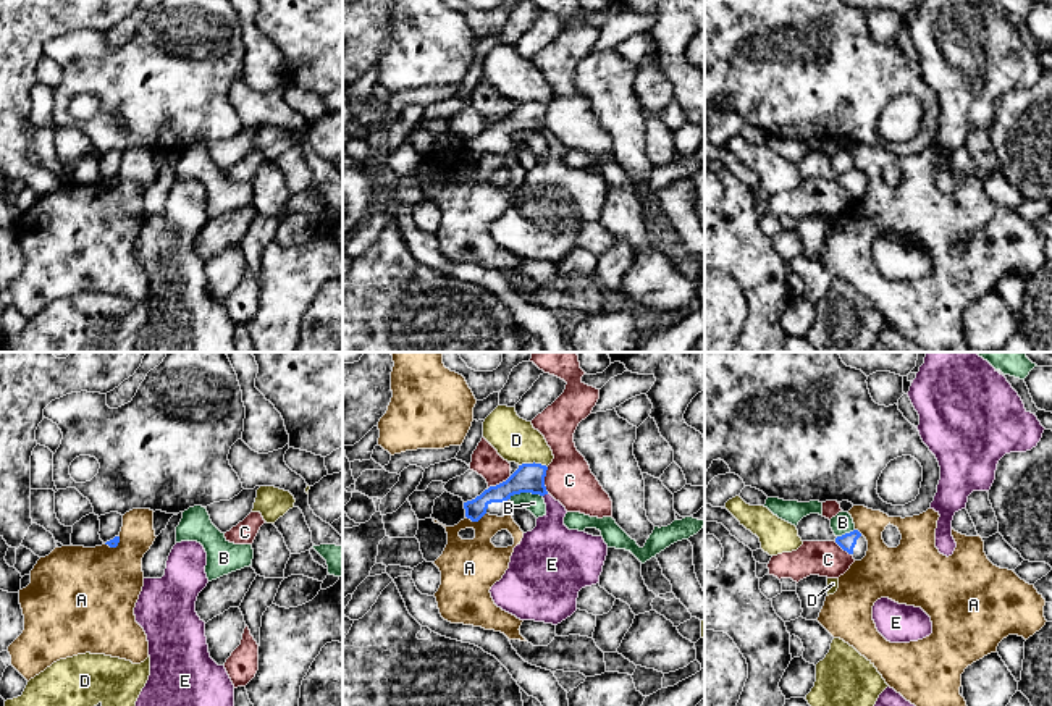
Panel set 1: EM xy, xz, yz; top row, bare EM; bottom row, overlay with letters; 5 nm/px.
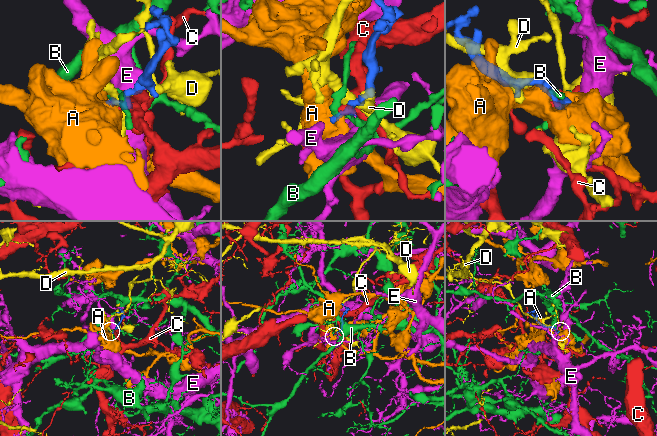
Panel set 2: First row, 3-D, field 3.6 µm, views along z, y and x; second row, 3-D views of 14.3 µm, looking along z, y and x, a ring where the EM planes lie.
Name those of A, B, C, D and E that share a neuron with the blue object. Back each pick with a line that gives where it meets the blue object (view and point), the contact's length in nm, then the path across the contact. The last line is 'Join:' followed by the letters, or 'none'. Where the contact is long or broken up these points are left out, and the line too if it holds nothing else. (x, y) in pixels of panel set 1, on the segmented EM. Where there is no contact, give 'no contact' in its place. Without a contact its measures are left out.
E: xz (545, 493) | 40 nm | across xz (529, 477), (545, 493), (551, 503), (550, 543)
Join: E

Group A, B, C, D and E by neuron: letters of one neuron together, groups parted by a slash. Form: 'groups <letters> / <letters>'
groups A / B / C / D / E

